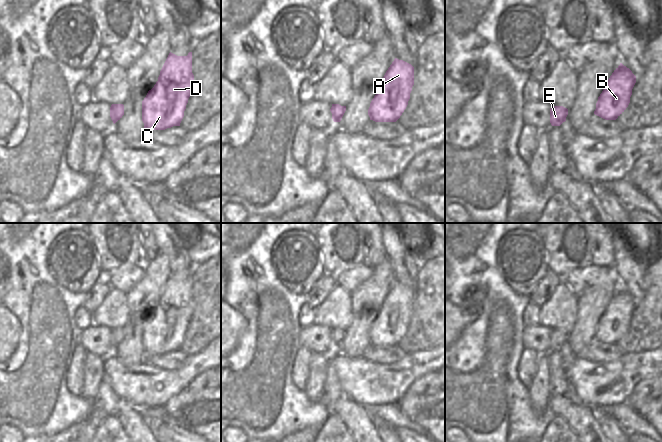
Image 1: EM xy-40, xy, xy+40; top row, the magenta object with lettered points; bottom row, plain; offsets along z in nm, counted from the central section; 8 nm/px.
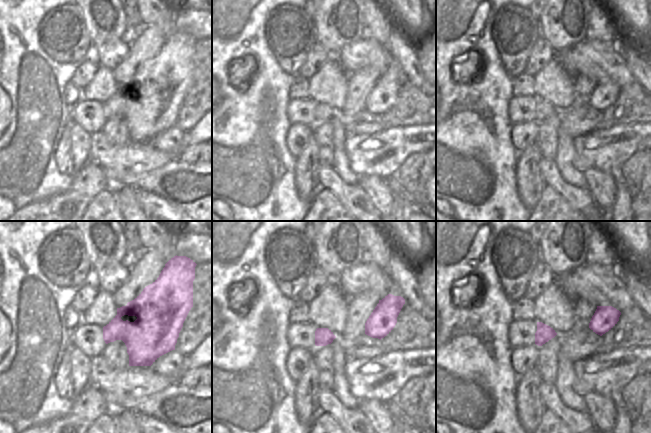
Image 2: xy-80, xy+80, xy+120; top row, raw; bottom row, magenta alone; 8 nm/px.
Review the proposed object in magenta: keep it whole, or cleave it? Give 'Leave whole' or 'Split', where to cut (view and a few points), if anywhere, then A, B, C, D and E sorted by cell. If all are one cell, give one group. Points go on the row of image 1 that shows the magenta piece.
Leave whole. No split. Groups: A B C D E

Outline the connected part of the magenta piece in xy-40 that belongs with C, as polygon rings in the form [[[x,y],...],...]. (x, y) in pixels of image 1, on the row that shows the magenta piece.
[[[170,52],[158,81],[142,101],[145,131],[180,126],[193,87],[192,52],[187,56]]]

